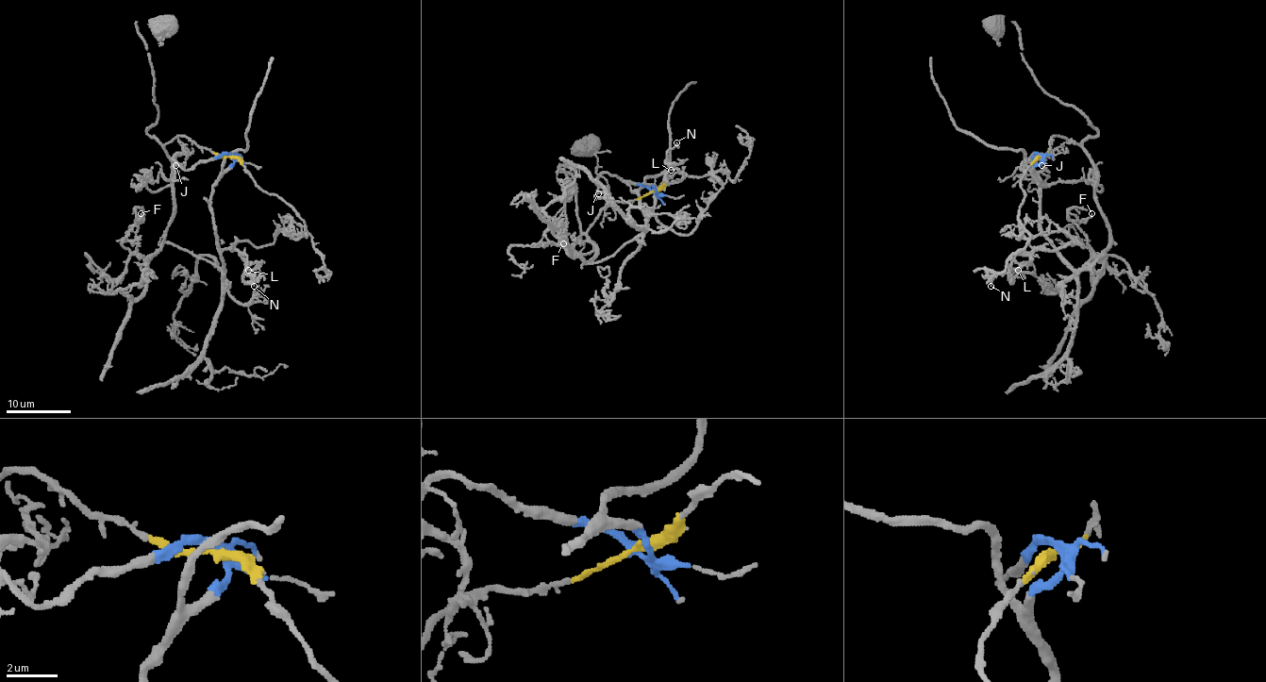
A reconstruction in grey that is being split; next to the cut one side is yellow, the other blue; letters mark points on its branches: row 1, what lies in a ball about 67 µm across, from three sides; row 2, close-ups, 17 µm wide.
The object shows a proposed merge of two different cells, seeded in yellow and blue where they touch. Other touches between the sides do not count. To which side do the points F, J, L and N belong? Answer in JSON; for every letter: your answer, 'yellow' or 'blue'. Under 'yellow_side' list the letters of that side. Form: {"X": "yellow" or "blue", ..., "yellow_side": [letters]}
{"F": "yellow", "J": "blue", "L": "blue", "N": "blue", "yellow_side": ["F"]}

